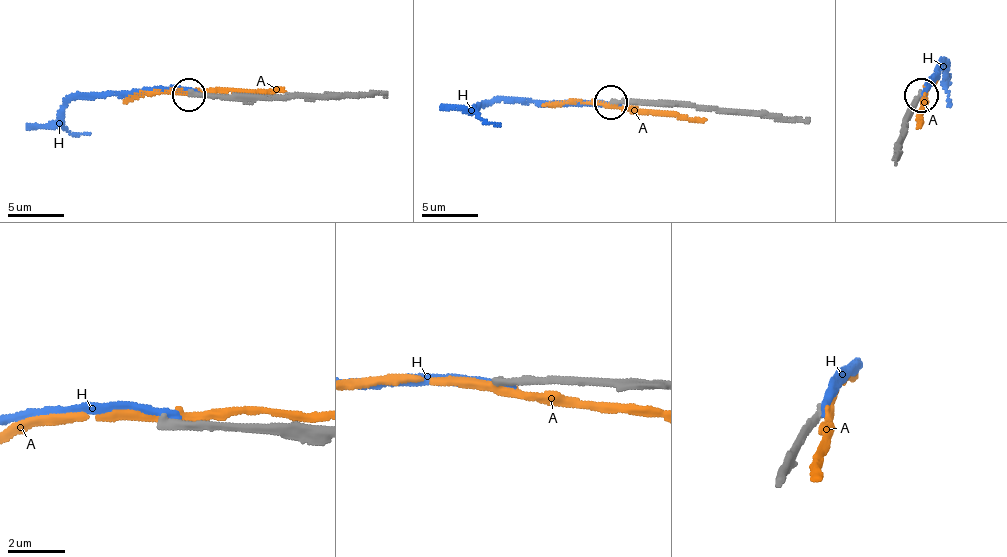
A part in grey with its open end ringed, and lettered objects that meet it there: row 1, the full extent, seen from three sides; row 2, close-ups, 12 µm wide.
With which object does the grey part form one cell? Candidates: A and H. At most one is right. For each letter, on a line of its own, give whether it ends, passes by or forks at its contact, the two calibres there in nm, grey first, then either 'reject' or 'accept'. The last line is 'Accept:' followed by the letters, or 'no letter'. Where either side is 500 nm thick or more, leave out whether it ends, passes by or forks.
A: it passes by | 320/300 nm | reject
H: it ends | 320/280 nm | reject
Accept: no letter

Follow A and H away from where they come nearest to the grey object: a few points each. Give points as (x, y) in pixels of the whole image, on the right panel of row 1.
A: (922, 94), (917, 128)
H: (922, 94), (940, 58), (945, 66), (943, 88), (950, 106)

